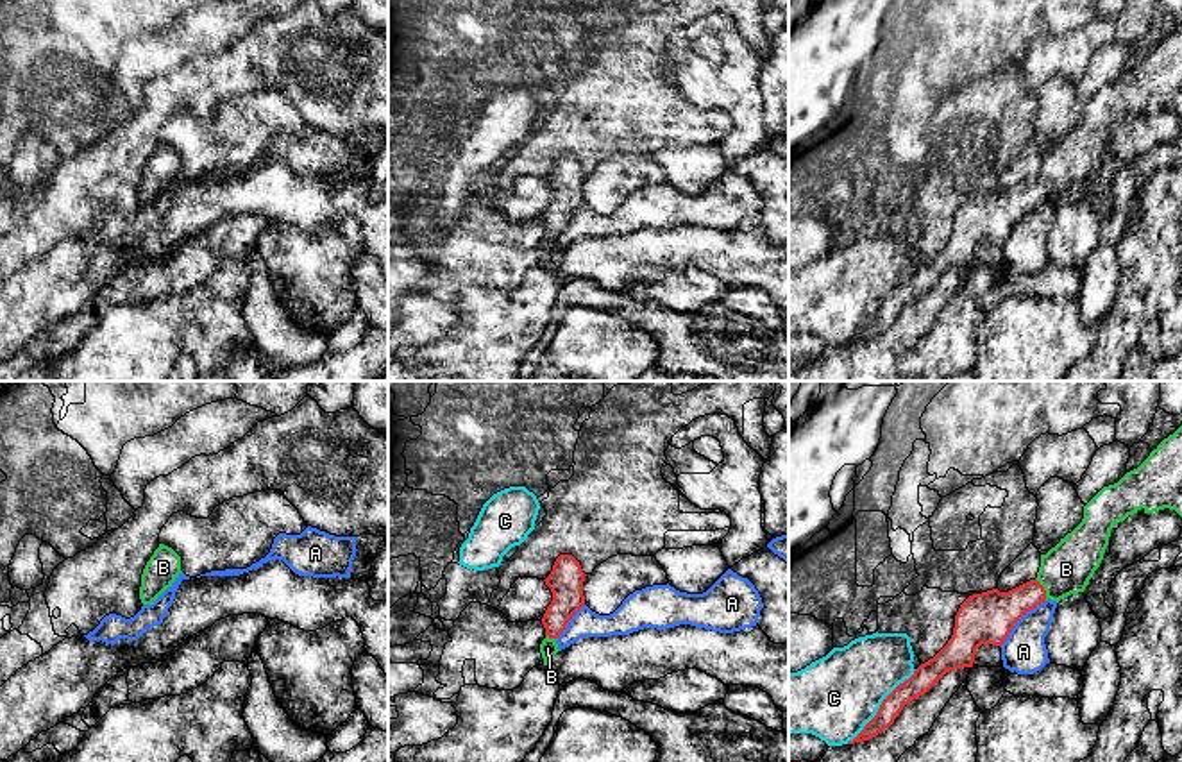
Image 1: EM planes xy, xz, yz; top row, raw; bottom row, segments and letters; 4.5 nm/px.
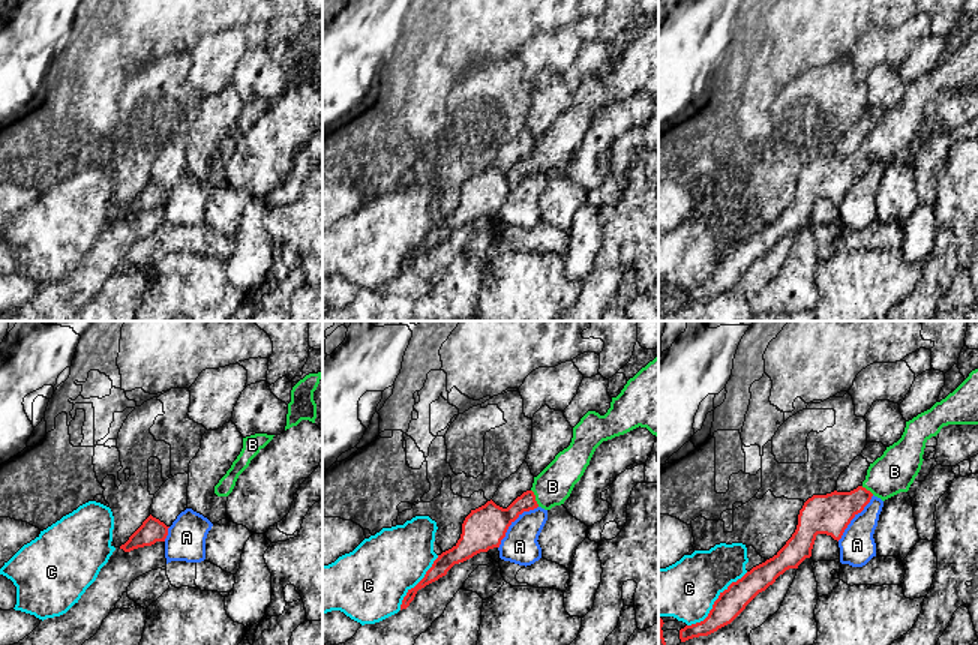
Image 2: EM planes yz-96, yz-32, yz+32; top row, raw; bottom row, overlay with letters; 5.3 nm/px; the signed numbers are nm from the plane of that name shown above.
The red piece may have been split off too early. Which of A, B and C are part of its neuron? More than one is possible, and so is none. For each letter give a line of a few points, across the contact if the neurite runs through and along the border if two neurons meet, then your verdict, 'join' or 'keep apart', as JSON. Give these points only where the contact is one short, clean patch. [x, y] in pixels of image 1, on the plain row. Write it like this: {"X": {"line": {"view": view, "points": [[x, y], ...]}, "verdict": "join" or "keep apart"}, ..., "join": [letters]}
{"A": {"line": {"view": "yz", "points": [[1046, 199], [1030, 208], [1000, 245]]}, "verdict": "keep apart"}, "B": {"line": {"view": "yz", "points": [[993, 211], [1007, 208], [1043, 188], [1066, 169]]}, "verdict": "join"}, "C": {"verdict": "keep apart"}, "join": ["B"]}

